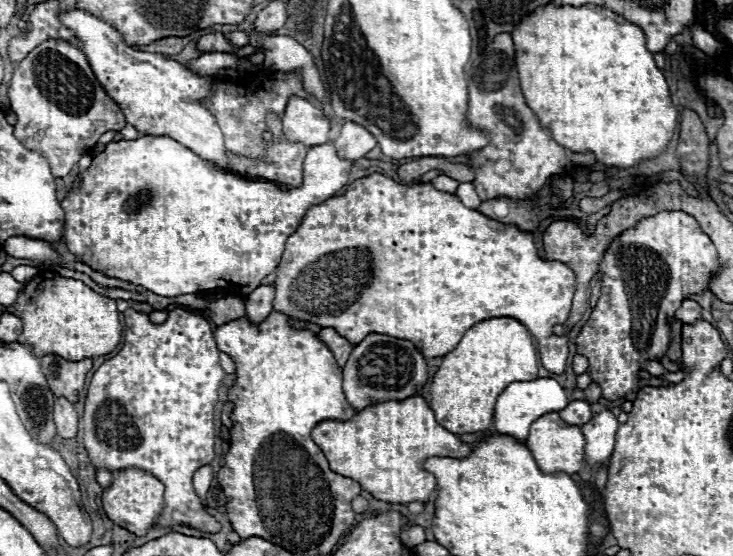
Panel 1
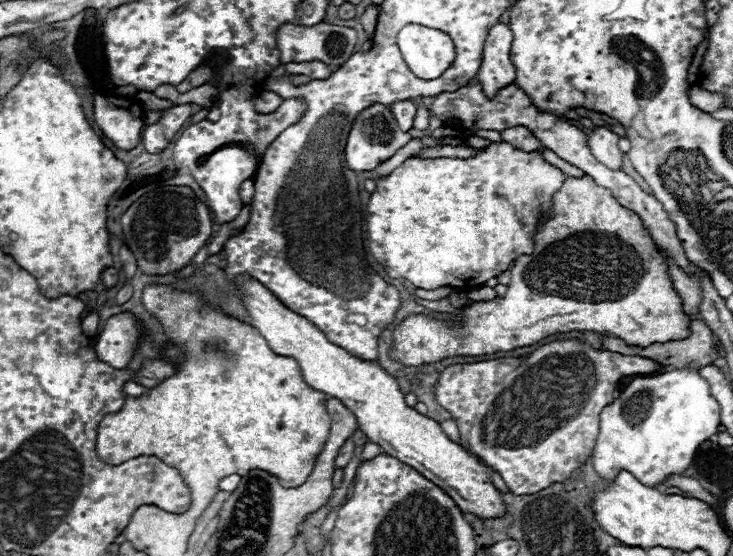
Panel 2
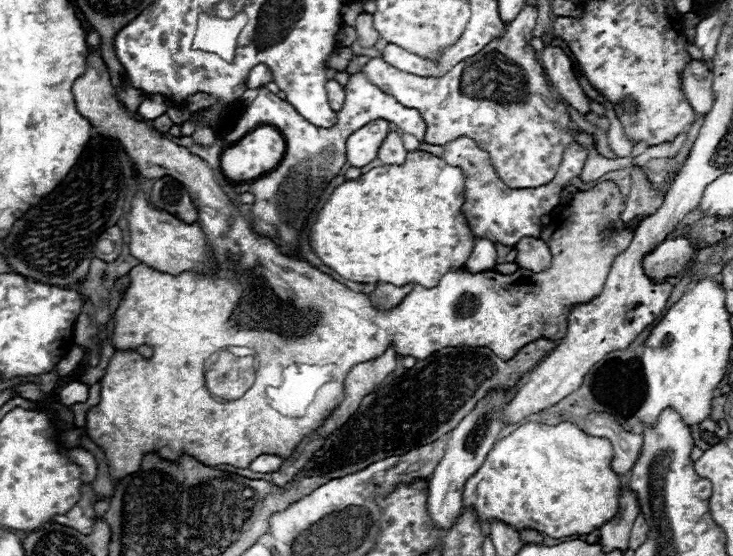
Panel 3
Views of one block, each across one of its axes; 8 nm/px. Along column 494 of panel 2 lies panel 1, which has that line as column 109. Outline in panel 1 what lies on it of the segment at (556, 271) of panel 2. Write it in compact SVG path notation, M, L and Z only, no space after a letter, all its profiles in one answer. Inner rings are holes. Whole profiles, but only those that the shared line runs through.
M50 270L40 272L32 282L28 282L16 304L6 308L6 312L20 316L24 322L24 330L18 338L20 344L32 346L38 356L56 354L68 362L112 352L122 334L116 302L112 298L94 292L80 280L62 278Z

